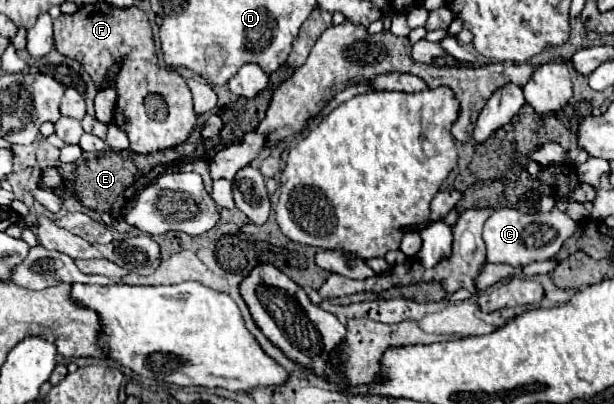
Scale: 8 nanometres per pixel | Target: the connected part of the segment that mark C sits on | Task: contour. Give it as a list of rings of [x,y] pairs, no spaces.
[[[499,208],[483,226],[483,240],[487,246],[487,262],[503,262],[509,266],[525,266],[539,260],[553,258],[563,242],[575,232],[577,222],[565,212],[527,212],[523,208]]]

